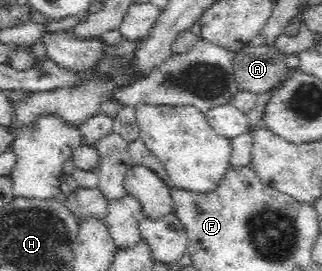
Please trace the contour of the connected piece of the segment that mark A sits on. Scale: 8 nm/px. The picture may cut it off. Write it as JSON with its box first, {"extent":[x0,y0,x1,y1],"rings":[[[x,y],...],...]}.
{"extent":[233,43,288,94],"rings":[[[251,43],[237,51],[233,58],[235,79],[242,90],[256,94],[271,91],[288,70],[284,62],[284,55],[273,46]]]}

